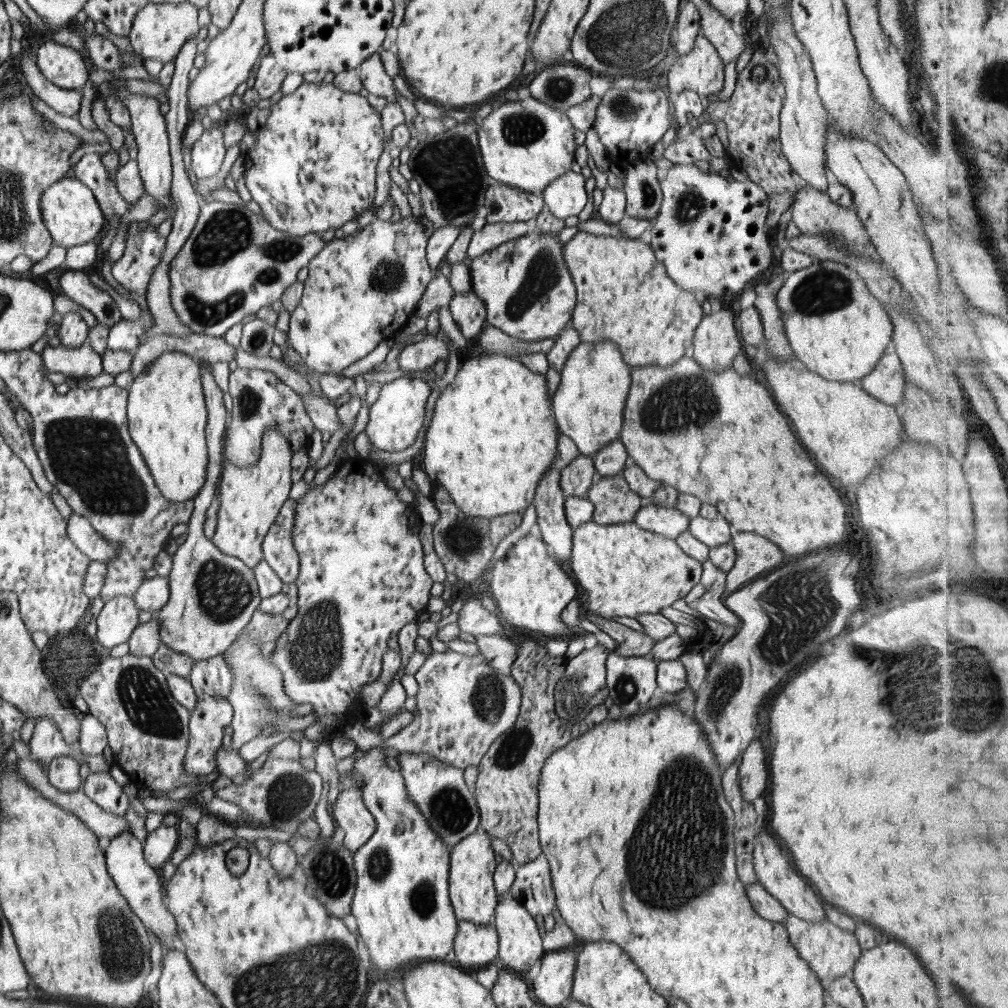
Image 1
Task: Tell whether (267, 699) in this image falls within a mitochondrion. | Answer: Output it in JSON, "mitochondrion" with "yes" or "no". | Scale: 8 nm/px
{"mitochondrion":"yes"}

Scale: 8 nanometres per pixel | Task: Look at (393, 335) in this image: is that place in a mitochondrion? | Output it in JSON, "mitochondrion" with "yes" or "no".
{"mitochondrion":"no"}

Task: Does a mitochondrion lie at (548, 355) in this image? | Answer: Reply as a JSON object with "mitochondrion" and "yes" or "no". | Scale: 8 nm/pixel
{"mitochondrion":"no"}

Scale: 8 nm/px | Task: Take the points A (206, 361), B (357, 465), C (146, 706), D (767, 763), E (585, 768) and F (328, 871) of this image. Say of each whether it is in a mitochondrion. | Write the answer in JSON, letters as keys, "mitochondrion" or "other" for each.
{"A":"other","B":"other","C":"mitochondrion","D":"other","E":"other","F":"mitochondrion"}

